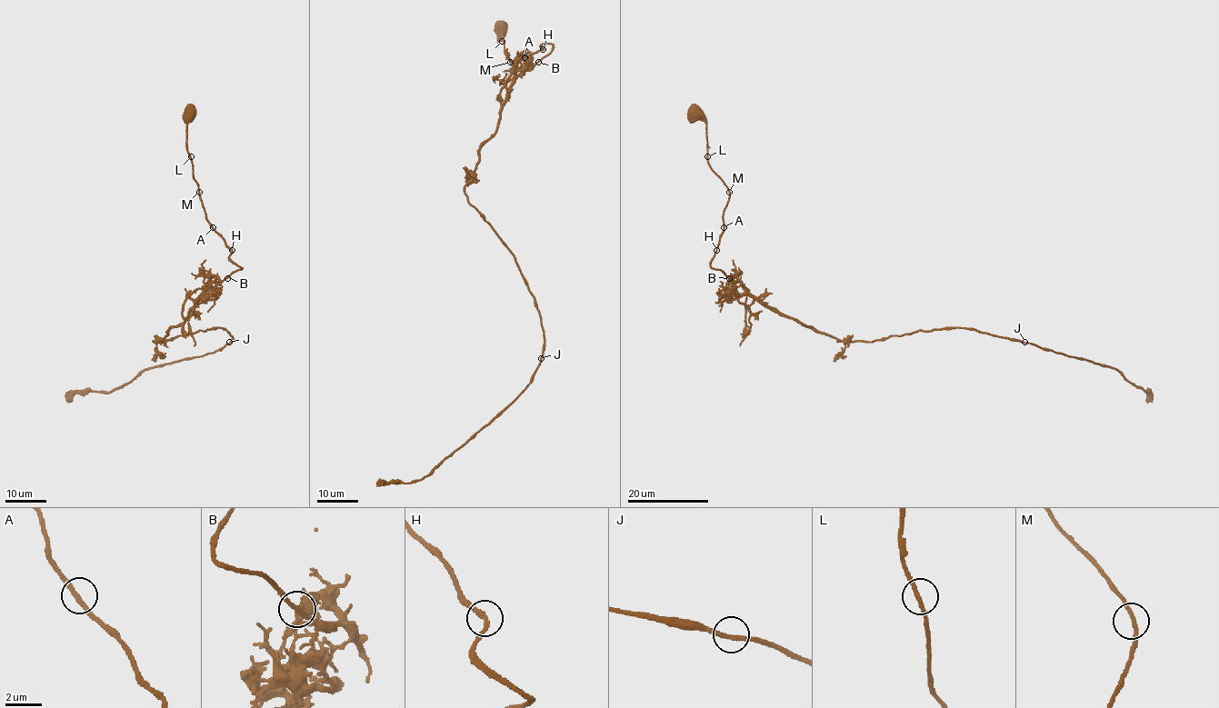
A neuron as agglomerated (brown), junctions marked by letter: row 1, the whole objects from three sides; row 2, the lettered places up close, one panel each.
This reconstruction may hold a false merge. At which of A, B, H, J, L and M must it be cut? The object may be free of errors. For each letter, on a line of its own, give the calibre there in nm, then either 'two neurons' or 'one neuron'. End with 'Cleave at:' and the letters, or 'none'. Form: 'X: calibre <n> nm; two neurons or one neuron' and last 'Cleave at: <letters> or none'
A: calibre 240 nm; one neuron
B: calibre 240 nm; one neuron
H: calibre 200 nm; one neuron
J: calibre 240 nm; one neuron
L: calibre 200 nm; one neuron
M: calibre 220 nm; one neuron
Cleave at: none

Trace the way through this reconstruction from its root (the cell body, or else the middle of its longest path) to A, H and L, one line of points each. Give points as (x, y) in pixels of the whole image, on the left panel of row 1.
A: (189, 113), (185, 113), (186, 151), (205, 220), (213, 227)
H: (189, 113), (185, 113), (186, 151), (192, 161), (193, 177), (197, 185), (205, 220), (231, 250)
L: (189, 113), (185, 113), (186, 151), (191, 156)

